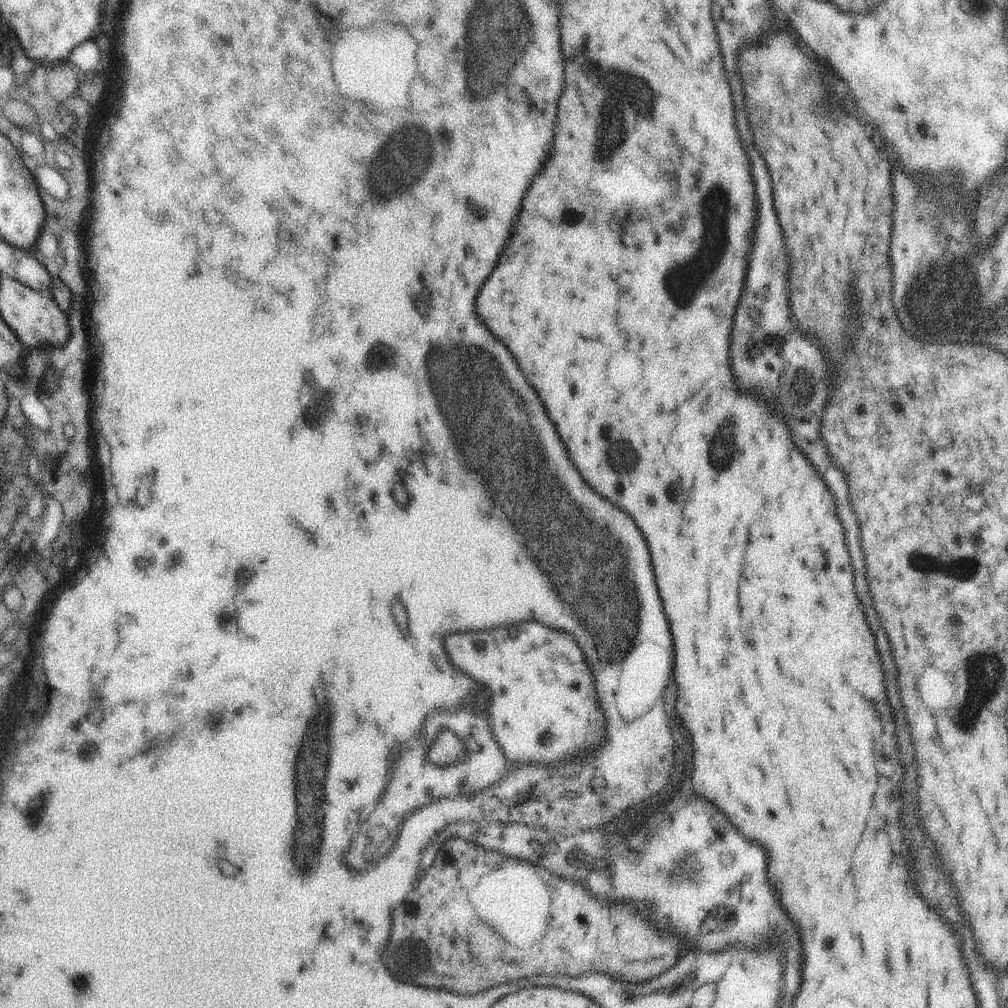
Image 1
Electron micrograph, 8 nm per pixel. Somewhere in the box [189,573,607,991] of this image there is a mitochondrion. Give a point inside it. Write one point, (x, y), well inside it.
(294, 887)

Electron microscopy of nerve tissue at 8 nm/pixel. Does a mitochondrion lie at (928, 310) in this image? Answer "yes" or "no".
yes

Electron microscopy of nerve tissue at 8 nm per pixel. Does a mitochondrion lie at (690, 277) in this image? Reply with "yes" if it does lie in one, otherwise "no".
yes

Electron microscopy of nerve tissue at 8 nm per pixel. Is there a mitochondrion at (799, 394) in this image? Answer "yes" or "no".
yes

